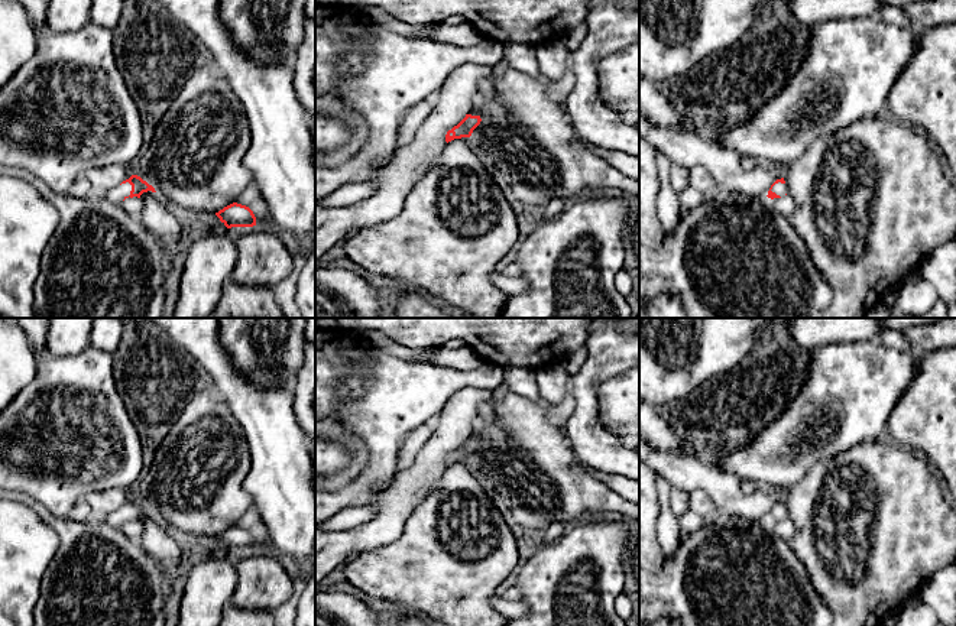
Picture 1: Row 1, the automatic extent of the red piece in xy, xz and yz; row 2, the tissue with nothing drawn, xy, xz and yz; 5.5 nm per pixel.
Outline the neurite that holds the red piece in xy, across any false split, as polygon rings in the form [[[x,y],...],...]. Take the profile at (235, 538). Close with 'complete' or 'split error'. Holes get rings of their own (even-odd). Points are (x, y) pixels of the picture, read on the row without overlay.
[[[237,526],[224,531],[218,536],[215,536],[215,539],[227,552],[256,549],[256,541],[253,535],[249,531]]] | complete

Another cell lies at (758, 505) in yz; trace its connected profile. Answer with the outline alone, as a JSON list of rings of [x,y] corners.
[[[639,437],[639,460],[661,474],[671,486],[693,492],[704,490],[713,500],[717,513],[767,520],[771,509],[785,500],[785,493],[774,489],[759,489],[746,494],[741,480],[697,457],[674,451],[660,451]]]

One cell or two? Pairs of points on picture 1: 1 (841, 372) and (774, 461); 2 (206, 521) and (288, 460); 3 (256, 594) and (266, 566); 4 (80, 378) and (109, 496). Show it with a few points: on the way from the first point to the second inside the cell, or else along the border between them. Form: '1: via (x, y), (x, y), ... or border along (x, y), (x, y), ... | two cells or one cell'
1: via (832, 393), (803, 422), (803, 428), (791, 440) | one cell
2: border along (249, 457), (249, 472), (243, 487), (253, 505) | two cells
3: via (259, 587), (262, 584), (262, 573) | one cell
4: border along (127, 490), (91, 490), (83, 499) | two cells

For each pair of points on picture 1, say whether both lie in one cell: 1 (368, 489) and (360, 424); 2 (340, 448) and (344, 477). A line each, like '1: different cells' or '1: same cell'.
1: same cell
2: different cells

